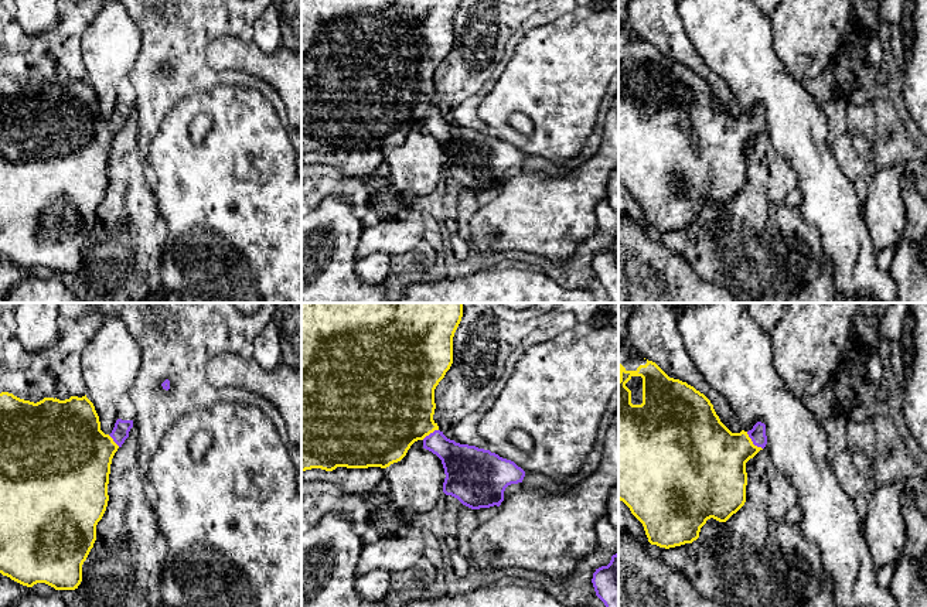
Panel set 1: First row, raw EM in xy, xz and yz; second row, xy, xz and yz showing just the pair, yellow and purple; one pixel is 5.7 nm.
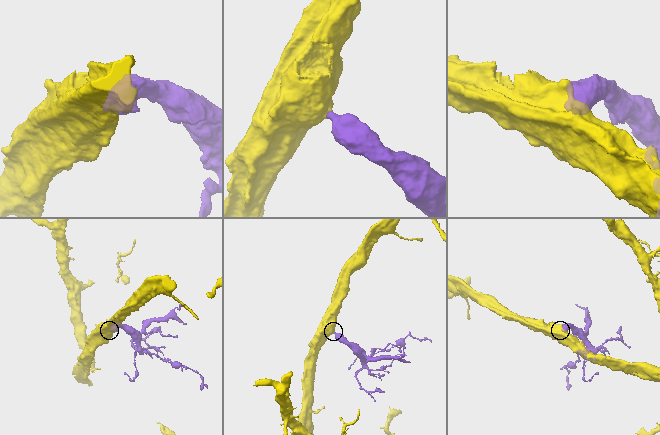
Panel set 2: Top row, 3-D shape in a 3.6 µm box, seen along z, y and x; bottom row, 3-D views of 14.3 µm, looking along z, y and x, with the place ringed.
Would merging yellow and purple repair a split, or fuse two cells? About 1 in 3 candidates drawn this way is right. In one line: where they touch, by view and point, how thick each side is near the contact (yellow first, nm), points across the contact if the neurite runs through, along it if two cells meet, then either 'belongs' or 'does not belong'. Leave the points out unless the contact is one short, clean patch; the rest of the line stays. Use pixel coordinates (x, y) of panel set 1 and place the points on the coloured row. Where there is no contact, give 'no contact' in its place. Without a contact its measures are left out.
yz (752, 442) | 380/90 nm | across yz (712, 460), (752, 442), (757, 435) | belongs

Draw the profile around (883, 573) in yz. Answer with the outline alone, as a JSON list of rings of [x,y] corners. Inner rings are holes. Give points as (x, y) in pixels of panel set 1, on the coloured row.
[[[887,563],[876,569],[877,584],[882,589],[889,589],[894,570],[896,570],[894,563]]]

